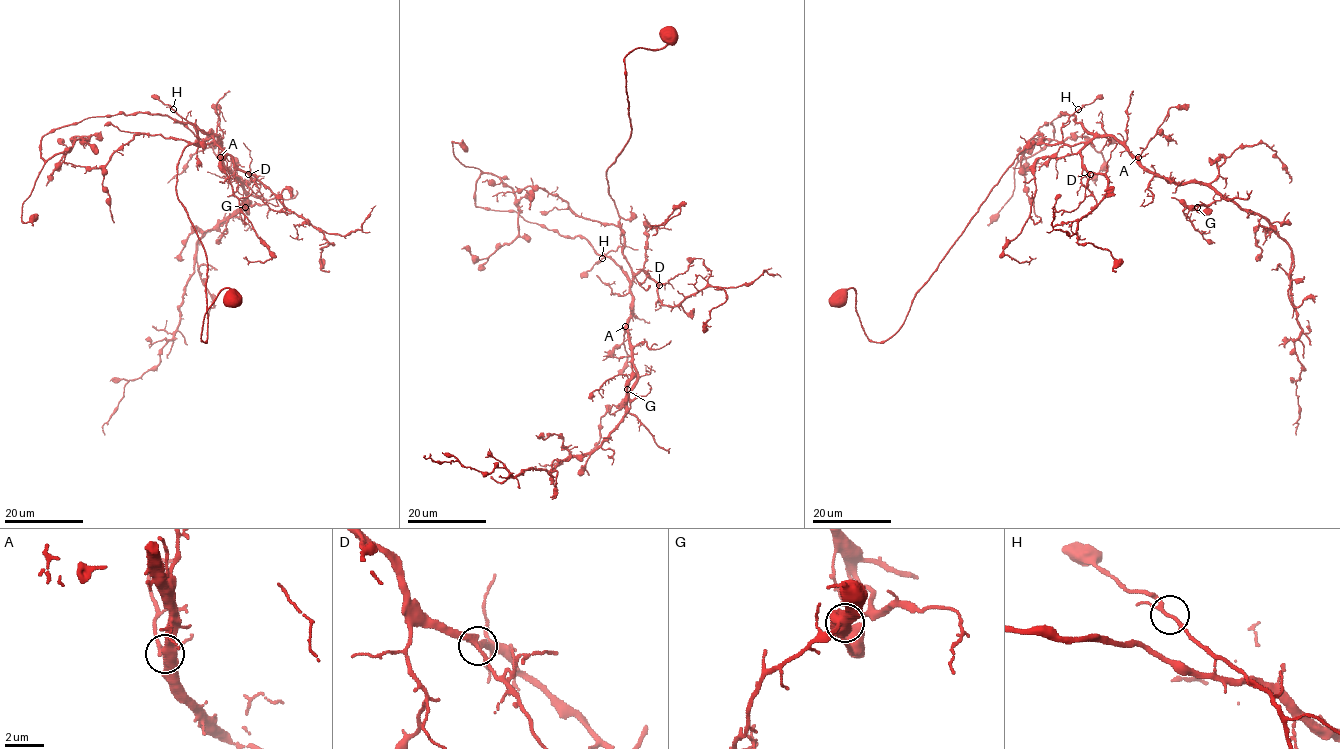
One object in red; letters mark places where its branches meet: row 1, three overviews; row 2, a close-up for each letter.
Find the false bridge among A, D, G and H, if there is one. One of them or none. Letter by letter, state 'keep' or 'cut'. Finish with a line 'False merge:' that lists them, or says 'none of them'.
A: keep
D: keep
G: cut
H: keep
False merge: G

